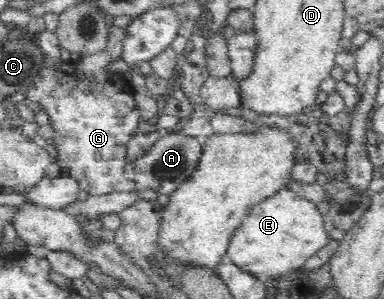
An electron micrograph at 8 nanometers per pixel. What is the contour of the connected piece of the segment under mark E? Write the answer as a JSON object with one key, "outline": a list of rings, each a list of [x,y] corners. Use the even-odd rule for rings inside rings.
{"outline":[[[284,187],[249,208],[246,220],[242,220],[230,237],[226,255],[240,270],[265,280],[299,269],[327,243],[324,218],[316,205]]]}

